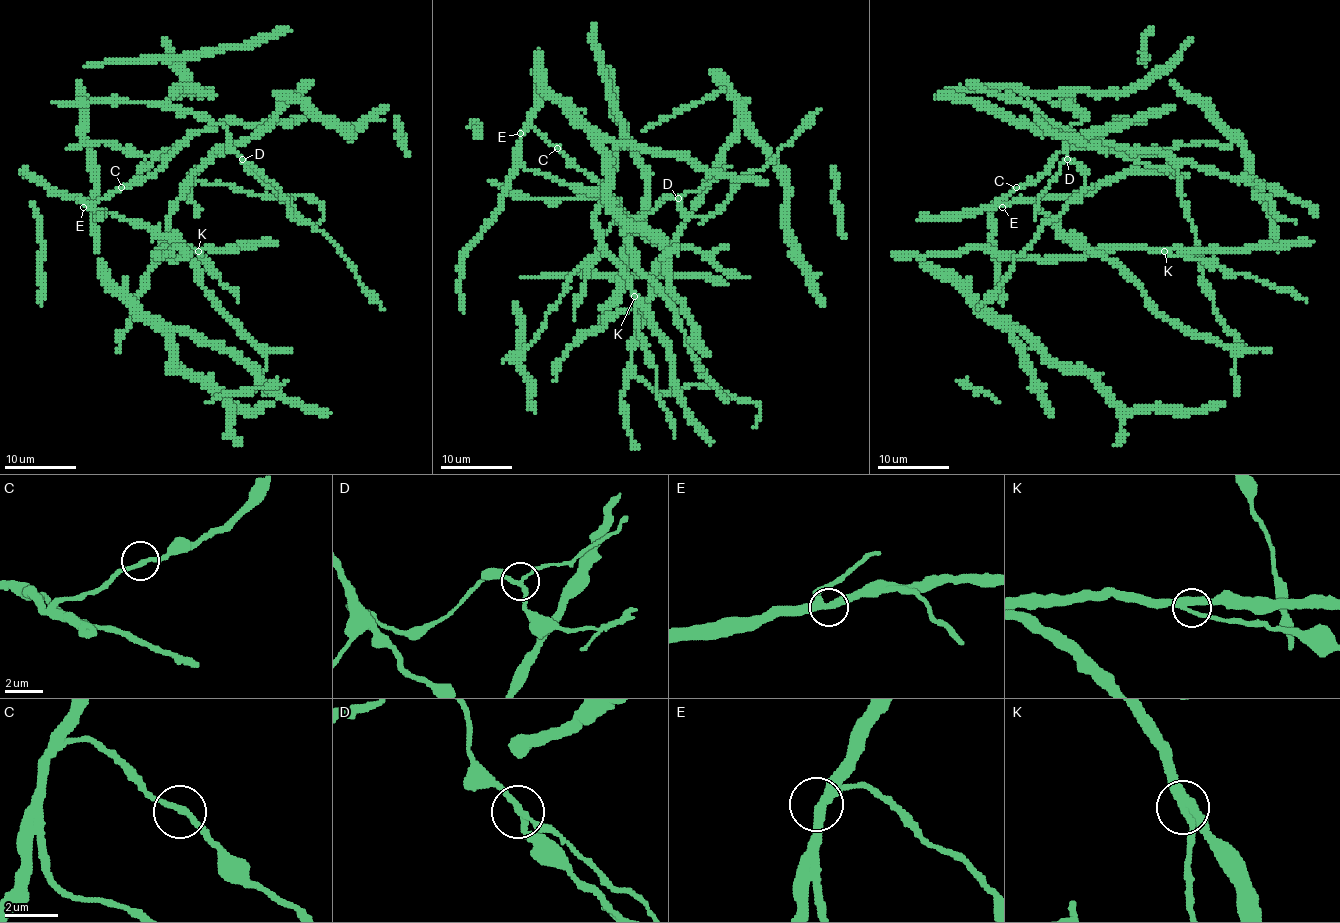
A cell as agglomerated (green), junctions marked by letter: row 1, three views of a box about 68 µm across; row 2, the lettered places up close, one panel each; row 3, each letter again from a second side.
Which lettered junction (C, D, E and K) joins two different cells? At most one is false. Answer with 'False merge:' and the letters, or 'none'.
False merge: D

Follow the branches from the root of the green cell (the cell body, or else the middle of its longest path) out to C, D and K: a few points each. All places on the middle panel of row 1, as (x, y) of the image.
C: (597, 192), (572, 189), (541, 173), (529, 171), (520, 158), (520, 135), (534, 128), (557, 148)
D: (597, 192), (529, 171), (520, 158), (520, 135), (538, 130), (595, 178), (632, 223), (663, 198), (679, 198)
K: (597, 192), (611, 203), (604, 203), (597, 212), (602, 249), (620, 267), (634, 296)

